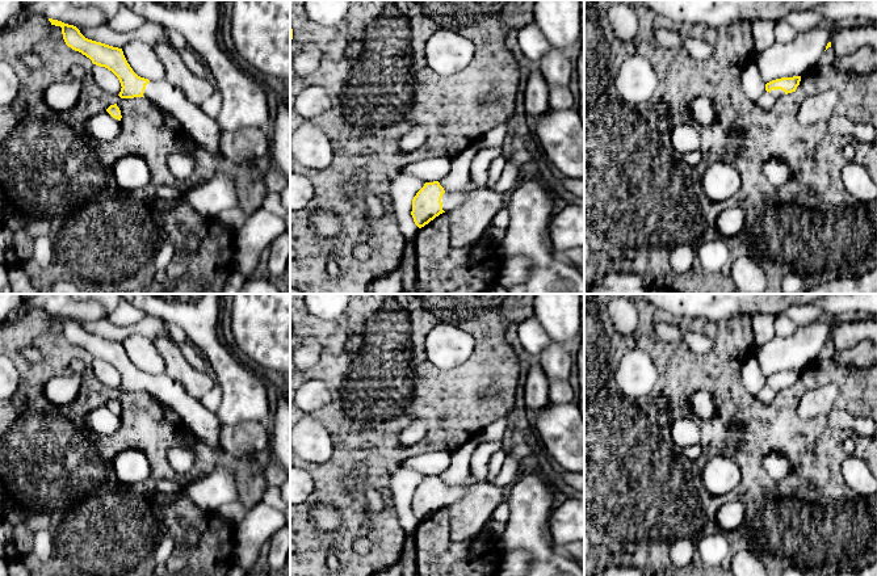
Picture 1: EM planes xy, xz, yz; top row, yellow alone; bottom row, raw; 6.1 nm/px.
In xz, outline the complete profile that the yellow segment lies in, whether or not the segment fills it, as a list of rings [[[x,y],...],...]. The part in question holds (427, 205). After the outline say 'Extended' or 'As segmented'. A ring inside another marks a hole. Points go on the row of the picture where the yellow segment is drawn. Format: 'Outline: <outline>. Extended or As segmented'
Outline: [[[469,178],[463,189],[448,193],[438,181],[425,182],[412,199],[412,211],[415,224],[421,228],[442,213],[458,207],[465,195],[478,189],[475,182]]]. Extended

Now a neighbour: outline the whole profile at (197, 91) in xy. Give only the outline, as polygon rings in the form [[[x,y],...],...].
[[[160,42],[154,50],[164,64],[165,80],[181,89],[188,101],[200,106],[214,93],[215,85],[194,75],[168,43]]]

